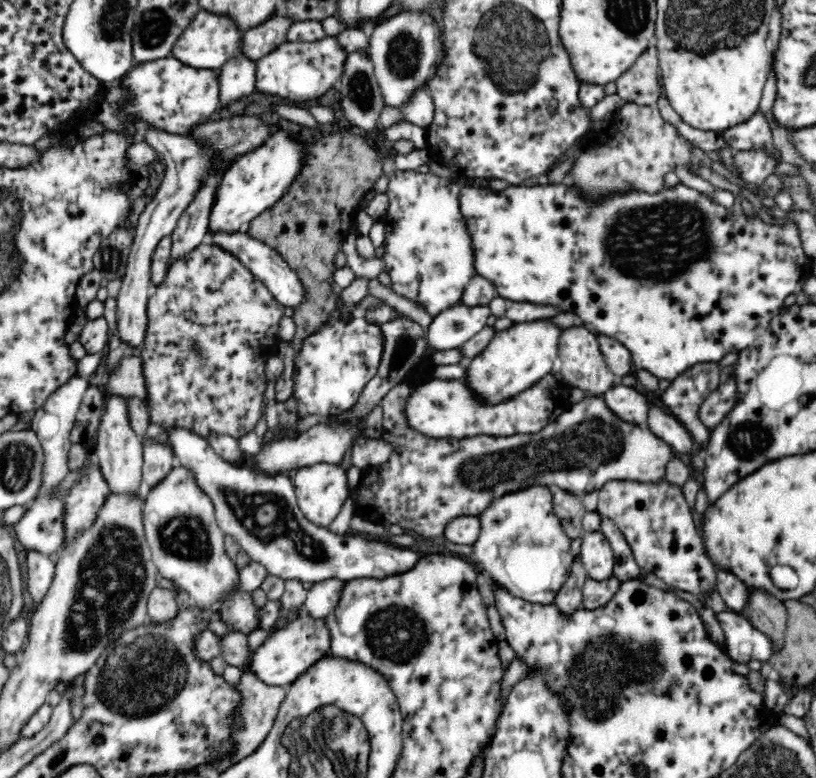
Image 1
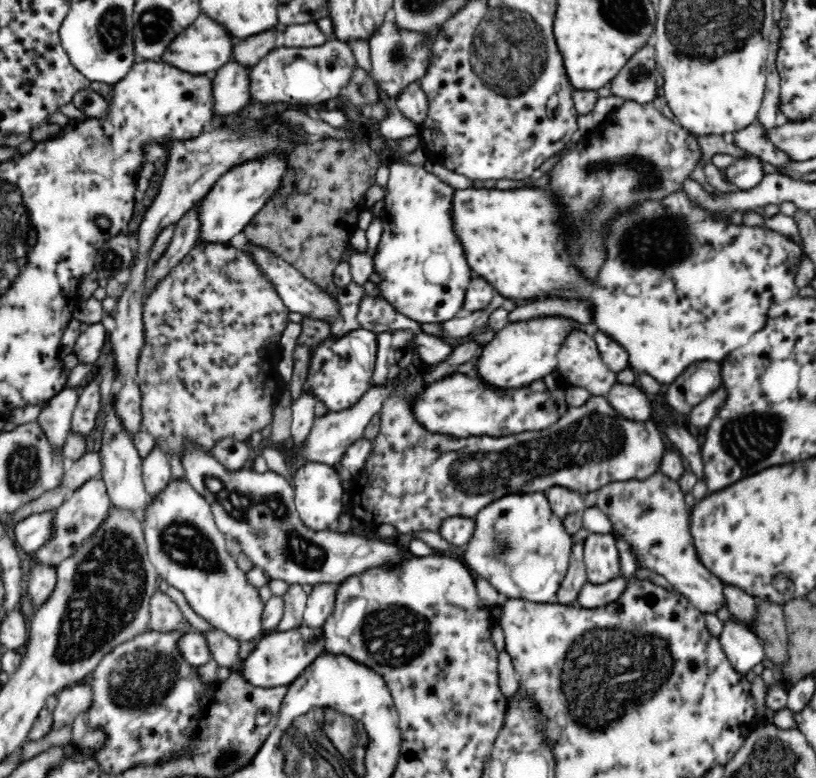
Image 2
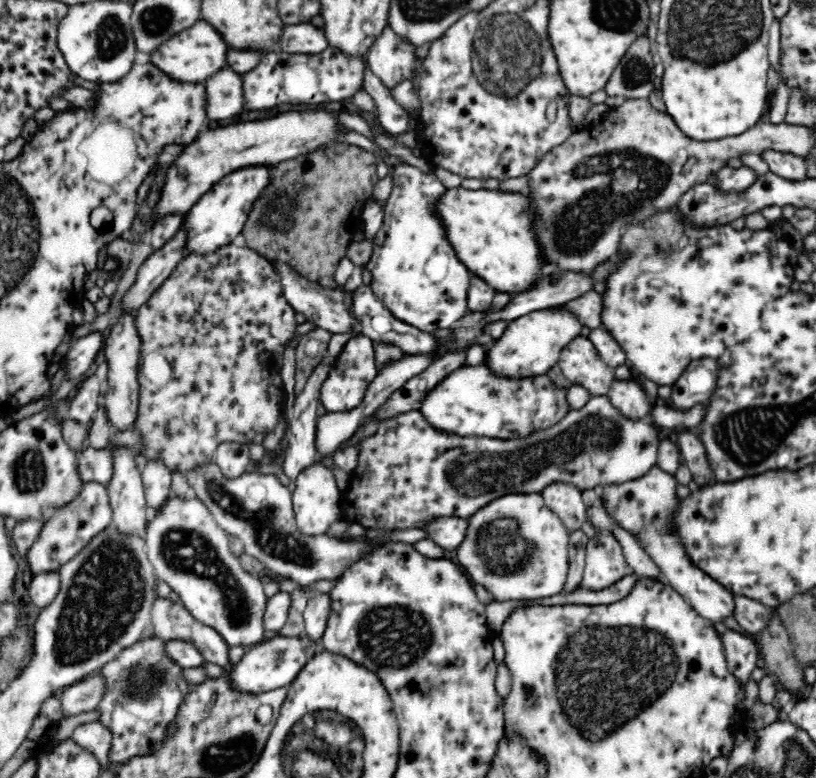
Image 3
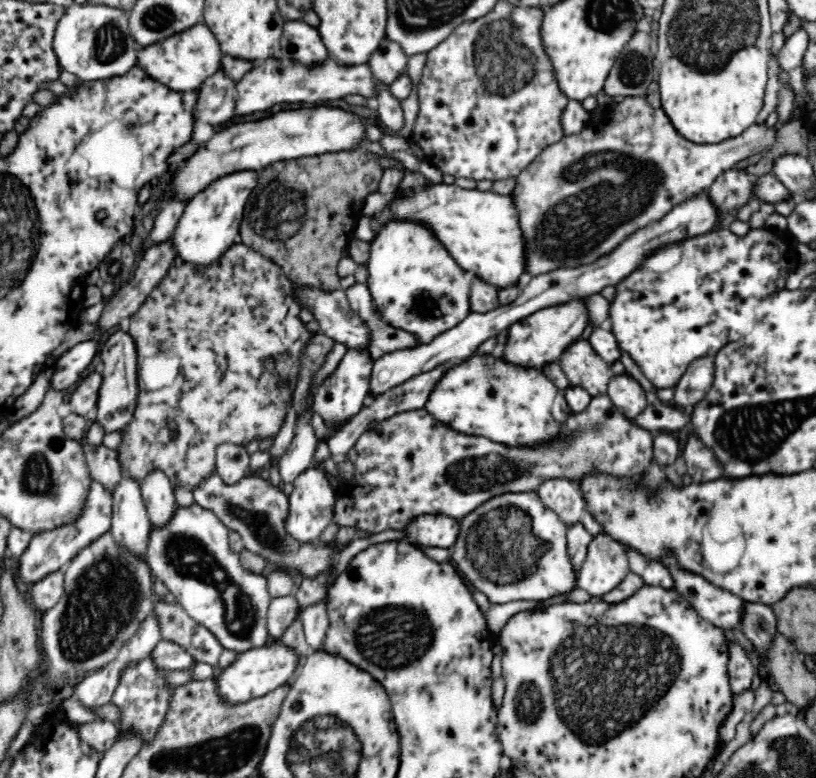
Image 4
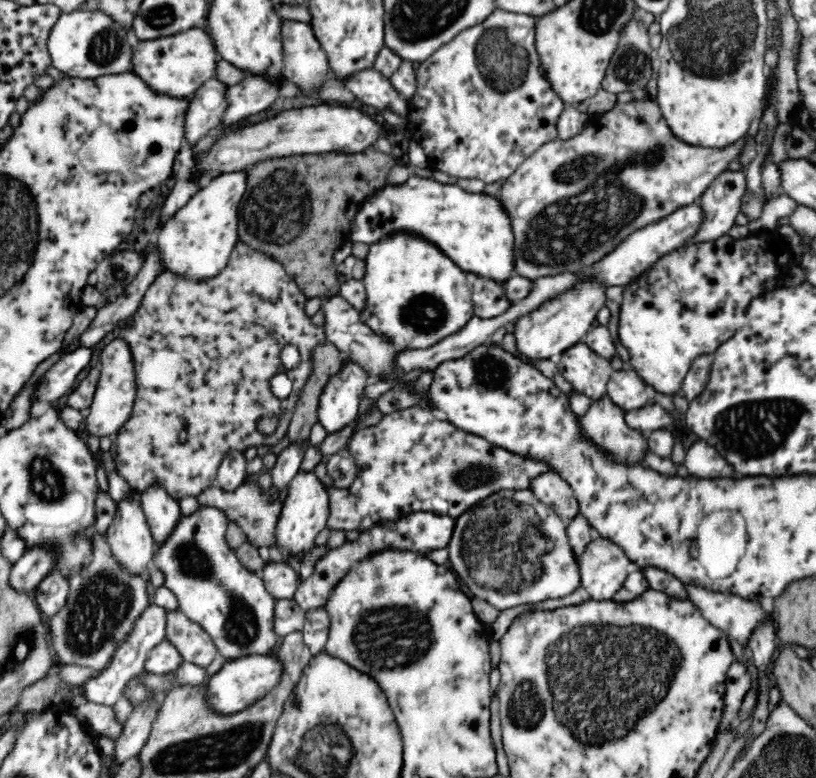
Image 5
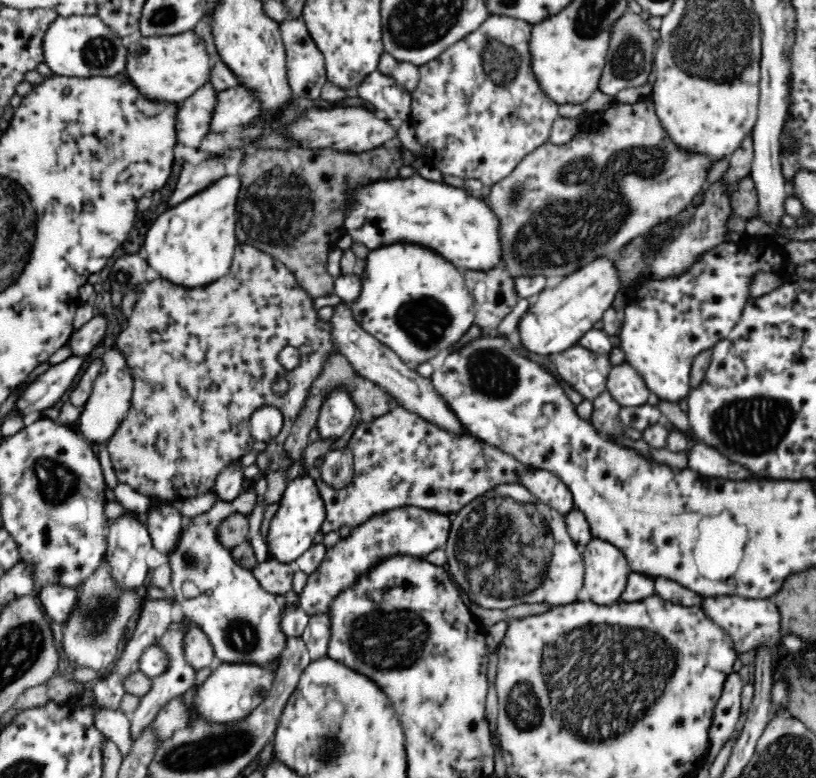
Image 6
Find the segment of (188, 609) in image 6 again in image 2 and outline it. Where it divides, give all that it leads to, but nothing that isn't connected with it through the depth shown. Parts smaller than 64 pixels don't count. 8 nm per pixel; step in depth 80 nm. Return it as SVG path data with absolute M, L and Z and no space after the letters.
M187 480L166 486L146 507L142 523L147 554L158 578L180 590L198 616L236 641L257 642L265 635L259 589L247 581L227 550L227 535L217 527L210 505Z

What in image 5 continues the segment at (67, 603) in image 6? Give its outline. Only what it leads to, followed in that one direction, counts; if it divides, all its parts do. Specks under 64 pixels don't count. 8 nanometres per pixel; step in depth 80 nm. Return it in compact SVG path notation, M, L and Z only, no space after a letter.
M52 573L48 574L34 591L38 608L45 618L50 618L57 615L66 606L70 585L60 573Z

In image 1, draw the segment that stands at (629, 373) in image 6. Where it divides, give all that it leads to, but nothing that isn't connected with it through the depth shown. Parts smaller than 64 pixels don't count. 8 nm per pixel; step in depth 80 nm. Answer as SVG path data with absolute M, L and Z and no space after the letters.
M617 382L602 396L610 410L622 420L637 425L647 423L650 406L646 394Z

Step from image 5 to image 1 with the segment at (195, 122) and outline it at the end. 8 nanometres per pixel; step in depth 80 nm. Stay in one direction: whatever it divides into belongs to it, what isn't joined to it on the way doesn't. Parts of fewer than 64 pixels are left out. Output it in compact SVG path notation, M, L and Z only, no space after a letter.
M242 52L227 61L219 69L218 97L220 107L229 107L232 103L248 96L255 90L256 64L245 58Z

